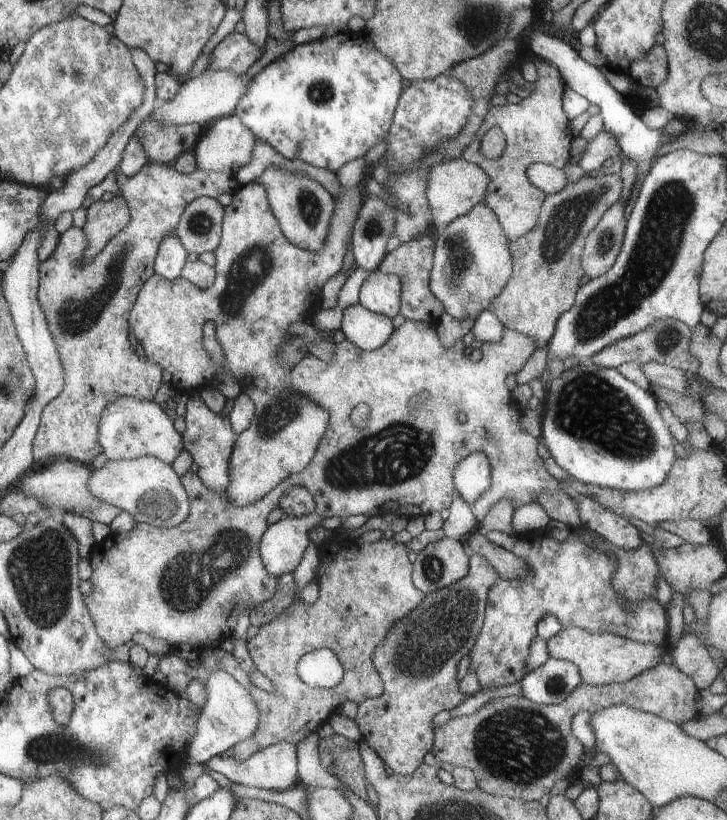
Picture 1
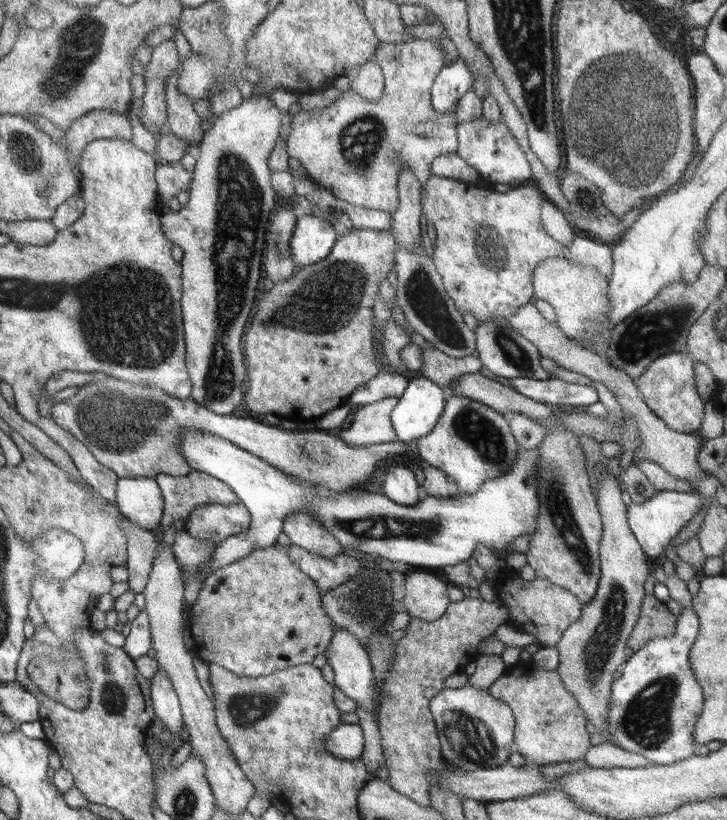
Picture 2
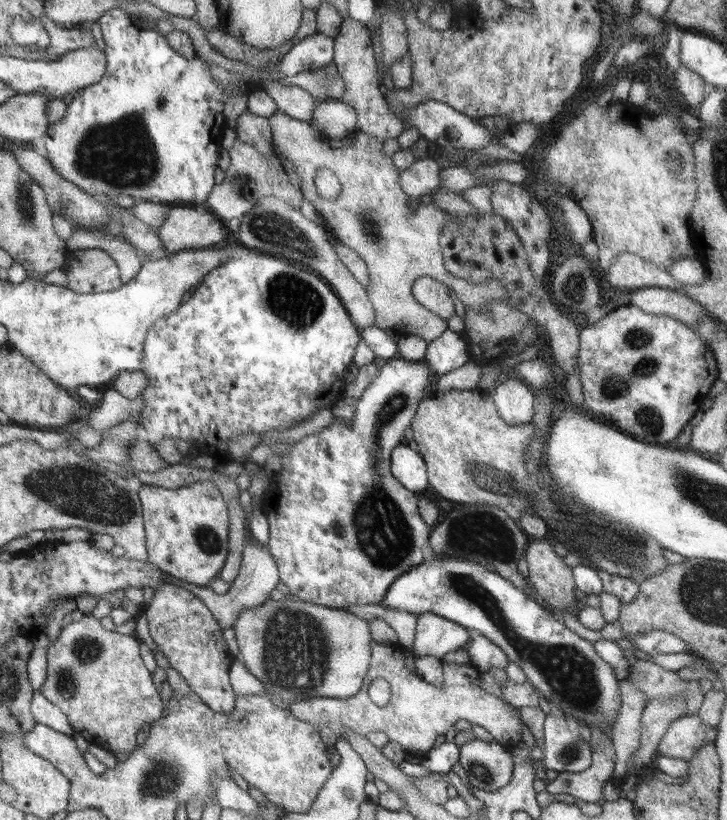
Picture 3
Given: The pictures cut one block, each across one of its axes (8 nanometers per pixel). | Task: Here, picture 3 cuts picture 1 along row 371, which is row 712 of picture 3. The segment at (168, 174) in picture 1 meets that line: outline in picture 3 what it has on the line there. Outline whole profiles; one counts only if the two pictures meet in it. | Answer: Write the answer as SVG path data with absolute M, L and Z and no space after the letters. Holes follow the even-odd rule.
M91 614L89 616L83 616L79 622L71 622L71 624L63 624L61 626L61 632L59 636L47 646L47 680L43 682L43 686L39 688L39 692L55 706L61 708L61 712L67 716L67 722L69 726L75 730L75 734L81 734L89 744L95 744L95 746L101 746L103 750L111 752L115 758L119 758L119 754L125 754L125 752L131 752L133 748L137 748L137 740L135 740L135 734L137 730L143 726L143 724L149 724L149 722L155 722L157 718L163 716L163 708L165 708L165 702L163 702L163 694L159 694L153 684L151 684L151 674L147 672L147 668L143 666L141 658L139 658L139 638L137 636L121 636L117 632L109 632L109 630L103 630L97 622L97 618L93 618Z

